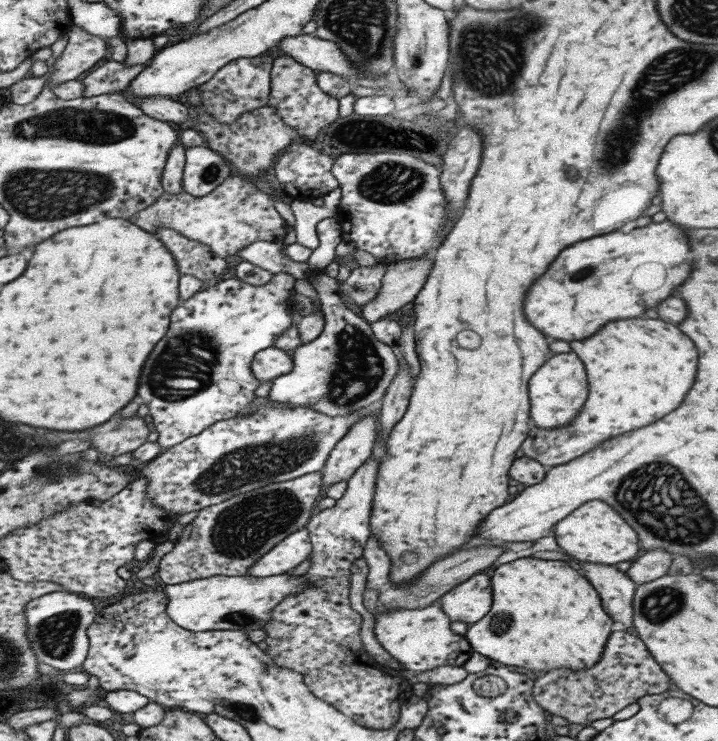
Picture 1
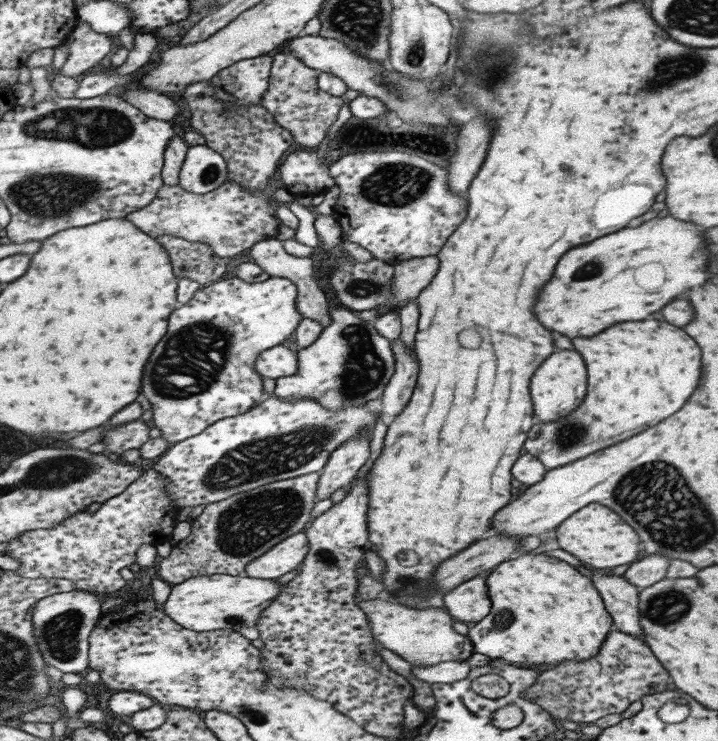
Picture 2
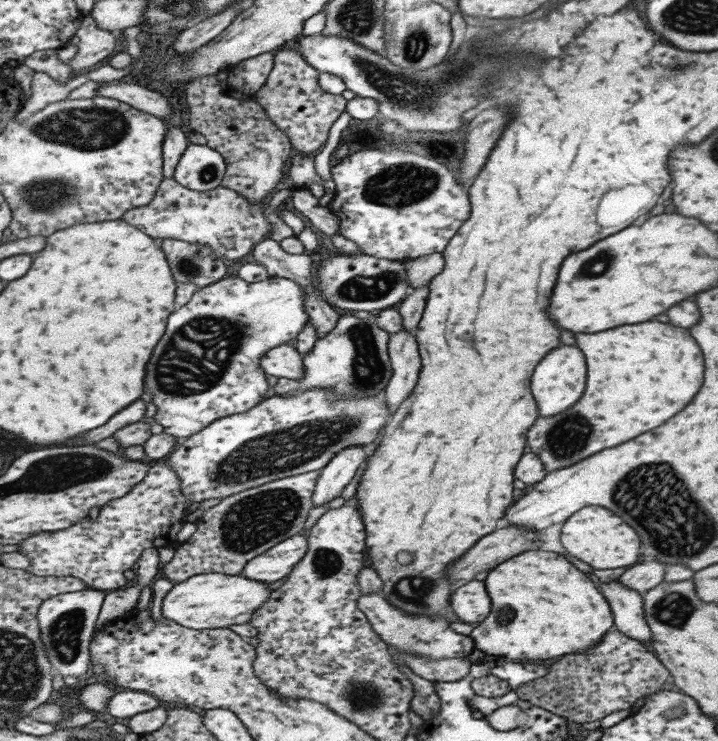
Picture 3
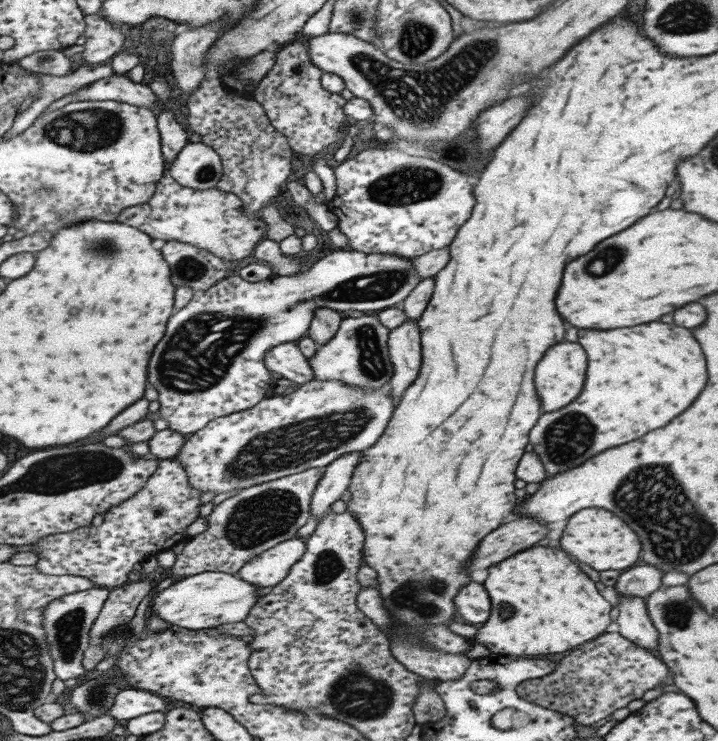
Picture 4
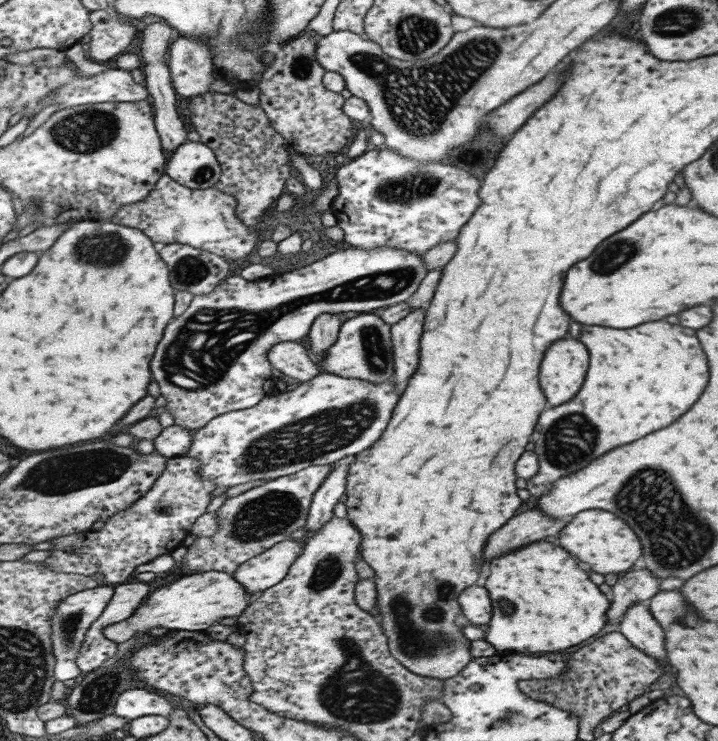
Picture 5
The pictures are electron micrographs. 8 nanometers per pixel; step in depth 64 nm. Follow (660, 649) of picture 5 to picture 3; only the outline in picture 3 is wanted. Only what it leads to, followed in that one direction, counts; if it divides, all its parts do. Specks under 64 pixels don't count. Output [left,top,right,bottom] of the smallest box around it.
[600,580,650,646]

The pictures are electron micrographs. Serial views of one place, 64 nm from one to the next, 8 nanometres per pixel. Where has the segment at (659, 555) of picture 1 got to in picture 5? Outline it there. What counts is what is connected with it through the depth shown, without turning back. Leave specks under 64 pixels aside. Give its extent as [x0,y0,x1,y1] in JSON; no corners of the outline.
[606,570,658,623]

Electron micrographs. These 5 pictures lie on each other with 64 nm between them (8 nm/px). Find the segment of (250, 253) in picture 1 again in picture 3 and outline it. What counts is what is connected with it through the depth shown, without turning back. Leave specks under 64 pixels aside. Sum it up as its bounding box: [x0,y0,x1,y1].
[252,238,340,339]

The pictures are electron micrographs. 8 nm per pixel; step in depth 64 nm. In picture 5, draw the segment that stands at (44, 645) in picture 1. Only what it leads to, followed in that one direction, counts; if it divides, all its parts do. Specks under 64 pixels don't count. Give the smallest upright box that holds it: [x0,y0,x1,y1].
[50,584,114,682]

